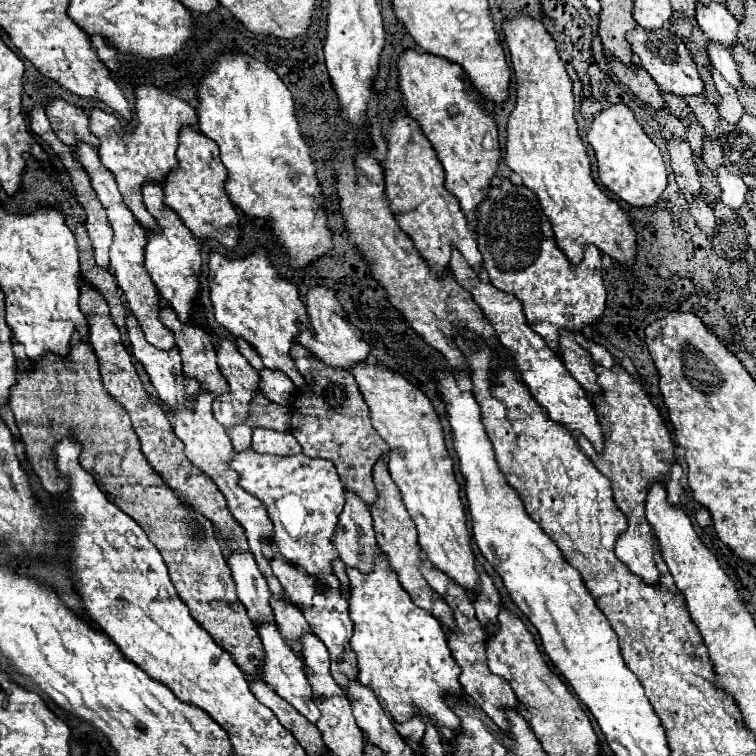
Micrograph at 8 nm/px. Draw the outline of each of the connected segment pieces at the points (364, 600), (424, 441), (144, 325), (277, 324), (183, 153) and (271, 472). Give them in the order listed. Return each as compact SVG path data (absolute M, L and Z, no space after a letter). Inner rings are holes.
M380 555L380 563L376 563L372 575L346 571L350 577L350 619L354 621L350 647L358 657L358 681L374 691L386 715L396 721L394 725L404 743L408 747L416 745L416 753L422 755L422 737L426 731L422 717L428 717L434 727L450 729L454 735L460 731L460 717L448 701L450 697L462 697L464 691L458 681L460 667L452 659L446 633L432 613L412 603L384 555Z
M360 363L352 369L352 375L370 407L374 429L390 445L388 471L402 491L402 501L418 527L418 543L426 553L426 559L456 585L474 593L480 587L480 575L470 549L460 487L452 467L454 463L452 459L446 459L448 451L444 445L444 433L432 403L404 377L394 371L382 371L378 365Z
M80 143L78 151L76 151L84 171L88 173L90 177L90 183L94 187L94 191L98 193L98 199L100 203L104 205L106 213L108 213L108 221L114 229L114 243L112 243L112 249L110 249L110 269L114 269L114 277L116 277L116 285L122 289L122 297L128 305L128 309L132 311L132 315L136 317L140 329L144 331L144 337L148 343L152 343L154 347L158 349L174 349L176 343L174 343L174 335L172 331L168 331L158 313L160 313L160 295L156 291L156 285L152 283L146 267L144 267L144 247L146 247L146 231L144 227L140 227L132 215L132 211L126 207L118 187L116 187L116 181L112 179L112 173L108 173L108 169L100 163L100 157L96 153L96 149Z
M258 249L244 261L228 261L220 253L212 253L208 281L216 321L232 337L242 337L246 343L250 343L254 351L262 357L266 369L282 371L292 379L296 389L306 389L304 379L296 371L290 357L290 347L300 333L298 323L306 323L302 317L306 315L306 309L300 301L298 289L278 275L268 253Z
M184 127L184 131L180 133L176 159L178 171L172 171L164 183L164 205L180 215L182 223L192 231L196 239L214 239L224 247L234 249L240 241L238 213L224 189L228 171L220 161L218 145L212 139L204 137L200 131Z
M246 449L236 453L230 467L240 473L240 487L266 505L274 523L274 551L308 575L334 573L332 563L338 559L338 551L332 545L332 535L344 509L344 485L332 461L308 459L302 453L284 459Z

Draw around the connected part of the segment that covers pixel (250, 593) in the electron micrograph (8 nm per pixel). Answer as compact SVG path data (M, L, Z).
M232 553L228 565L236 581L238 597L244 603L254 627L260 627L262 623L274 623L274 613L270 607L270 589L264 575L256 569L252 553Z

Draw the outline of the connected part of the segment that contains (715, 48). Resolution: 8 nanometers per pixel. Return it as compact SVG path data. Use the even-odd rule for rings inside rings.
M708 39L706 51L708 51L708 59L710 59L712 65L724 75L724 79L726 79L732 87L742 87L740 73L738 73L738 69L736 69L736 63L734 63L728 47L724 47L724 45Z

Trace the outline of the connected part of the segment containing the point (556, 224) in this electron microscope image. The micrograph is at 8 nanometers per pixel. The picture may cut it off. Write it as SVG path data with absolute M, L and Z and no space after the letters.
M518 15L504 23L506 45L510 51L510 61L516 77L516 107L508 119L508 141L506 141L506 163L518 173L524 185L534 191L540 201L544 215L548 217L554 241L564 251L570 263L578 265L584 257L586 245L596 245L602 255L608 255L620 267L632 267L636 257L636 231L630 225L626 213L616 201L600 191L592 177L592 165L586 155L586 147L578 135L578 125L574 119L574 99L572 99L572 81L566 73L564 63L558 57L556 43L546 31L546 27L526 15Z

